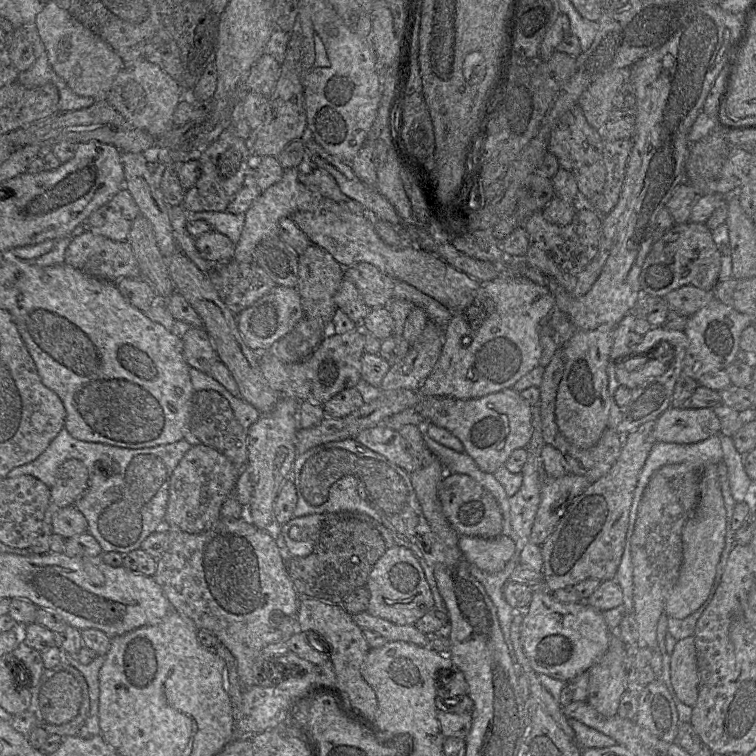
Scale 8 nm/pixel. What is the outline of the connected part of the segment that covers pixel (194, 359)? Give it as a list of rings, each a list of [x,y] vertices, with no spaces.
[[[191,327],[182,337],[183,354],[187,364],[201,372],[208,373],[218,360],[207,331]]]

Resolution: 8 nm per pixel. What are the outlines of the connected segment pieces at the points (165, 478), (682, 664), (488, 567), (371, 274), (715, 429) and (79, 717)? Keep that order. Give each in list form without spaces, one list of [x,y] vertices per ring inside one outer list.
[[[63,427],[58,435],[51,441],[49,446],[46,448],[44,452],[42,452],[35,460],[32,462],[29,462],[27,464],[21,465],[19,467],[16,467],[12,469],[8,475],[7,478],[14,478],[18,477],[21,475],[31,475],[43,483],[45,483],[47,486],[50,488],[54,485],[55,480],[56,480],[56,473],[58,468],[67,460],[69,459],[78,459],[82,461],[89,472],[89,485],[88,489],[85,492],[85,494],[76,502],[75,506],[82,512],[82,514],[85,516],[88,522],[88,532],[99,542],[102,551],[103,552],[118,552],[121,554],[127,554],[133,550],[140,549],[142,546],[143,541],[153,532],[164,528],[165,524],[165,515],[166,515],[166,510],[168,506],[168,500],[169,500],[169,488],[170,488],[170,480],[172,477],[172,474],[182,458],[185,456],[187,451],[191,448],[191,444],[189,444],[185,439],[182,439],[180,441],[177,441],[172,444],[166,444],[166,445],[161,445],[160,447],[153,449],[151,451],[144,451],[144,449],[148,448],[143,448],[143,449],[128,449],[128,448],[121,448],[117,446],[111,446],[107,444],[101,444],[101,443],[94,443],[94,442],[86,442],[82,440],[78,440],[74,437],[72,437],[67,429]]]
[[[694,636],[679,640],[670,654],[670,678],[679,700],[693,707],[698,698],[698,668]]]
[[[504,534],[494,538],[460,536],[458,546],[470,564],[489,573],[502,570],[516,549],[512,538]]]
[[[367,262],[344,268],[343,276],[357,288],[360,297],[370,308],[385,307],[392,299],[395,281]]]
[[[669,407],[655,421],[656,442],[690,444],[720,435],[720,422],[712,408]]]
[[[46,671],[46,682],[39,692],[38,706],[42,717],[38,717],[38,725],[49,735],[62,737],[75,736],[83,726],[90,712],[88,683],[82,673],[76,679],[67,671]]]

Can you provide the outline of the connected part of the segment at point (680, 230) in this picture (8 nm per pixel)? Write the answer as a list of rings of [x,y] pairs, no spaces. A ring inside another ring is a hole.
[[[688,221],[674,224],[648,252],[639,275],[642,295],[664,297],[684,285],[712,290],[719,280],[721,254],[705,223]]]

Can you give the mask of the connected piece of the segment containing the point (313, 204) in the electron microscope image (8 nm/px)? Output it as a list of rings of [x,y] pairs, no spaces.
[[[301,168],[285,169],[282,179],[267,188],[245,212],[245,222],[239,241],[235,244],[233,260],[253,262],[253,252],[264,239],[279,236],[279,221],[291,217],[297,211],[314,211],[323,196],[318,189],[308,182],[308,170]]]

